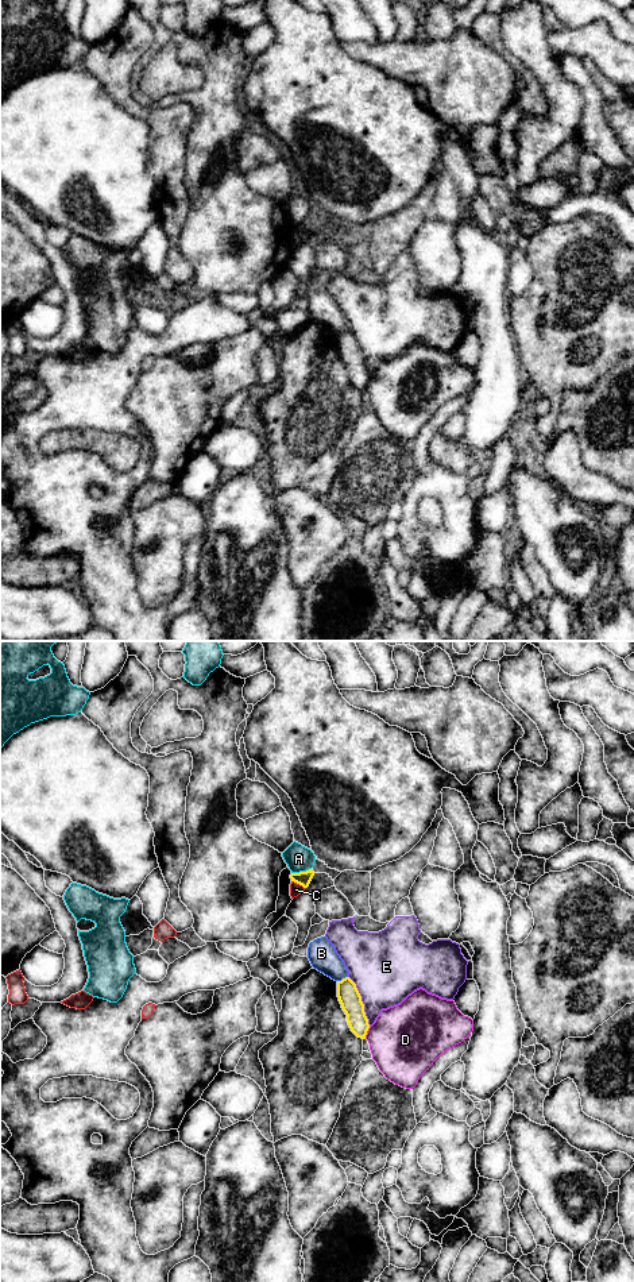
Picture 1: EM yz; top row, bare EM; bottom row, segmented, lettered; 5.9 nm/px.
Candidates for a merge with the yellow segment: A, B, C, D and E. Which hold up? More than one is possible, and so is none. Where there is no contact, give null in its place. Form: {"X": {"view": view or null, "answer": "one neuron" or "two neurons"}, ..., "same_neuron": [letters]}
{"A": {"view": "yz", "answer": "two neurons"}, "B": {"view": "yz", "answer": "two neurons"}, "C": {"view": "yz", "answer": "two neurons"}, "D": {"view": "yz", "answer": "two neurons"}, "E": {"view": "yz", "answer": "two neurons"}, "same_neuron": []}

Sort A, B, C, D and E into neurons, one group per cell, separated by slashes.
A / B / C / D / E

